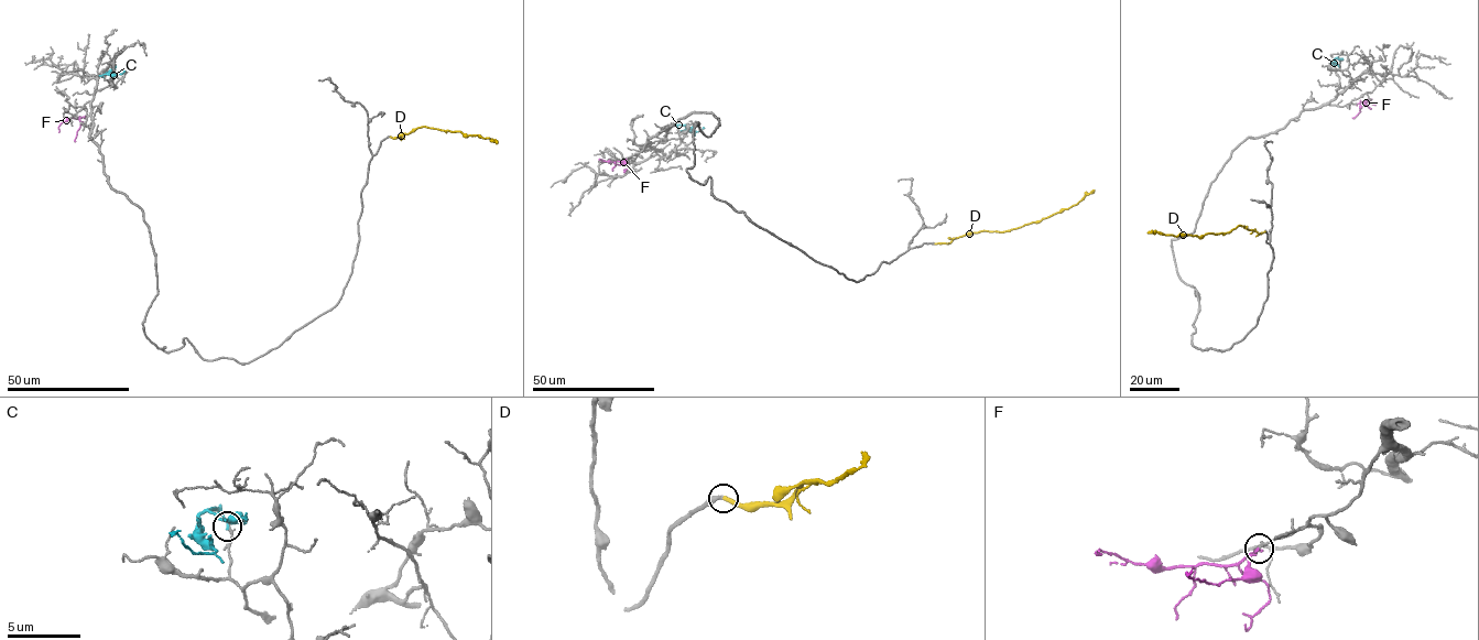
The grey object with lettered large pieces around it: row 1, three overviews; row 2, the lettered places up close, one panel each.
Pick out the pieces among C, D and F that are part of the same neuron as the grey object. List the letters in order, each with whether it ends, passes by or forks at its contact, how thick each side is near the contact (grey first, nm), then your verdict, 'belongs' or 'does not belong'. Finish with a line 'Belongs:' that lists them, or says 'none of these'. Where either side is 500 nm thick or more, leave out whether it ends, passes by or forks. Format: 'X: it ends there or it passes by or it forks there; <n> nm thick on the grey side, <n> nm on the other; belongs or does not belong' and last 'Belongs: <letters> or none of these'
C: it ends there; 180 nm thick on the grey side, 140 nm on the other; does not belong
D: it ends there; 380 nm thick on the grey side, 240 nm on the other; belongs
F: it ends there; 180 nm thick on the grey side, 180 nm on the other; belongs
Belongs: D, F

